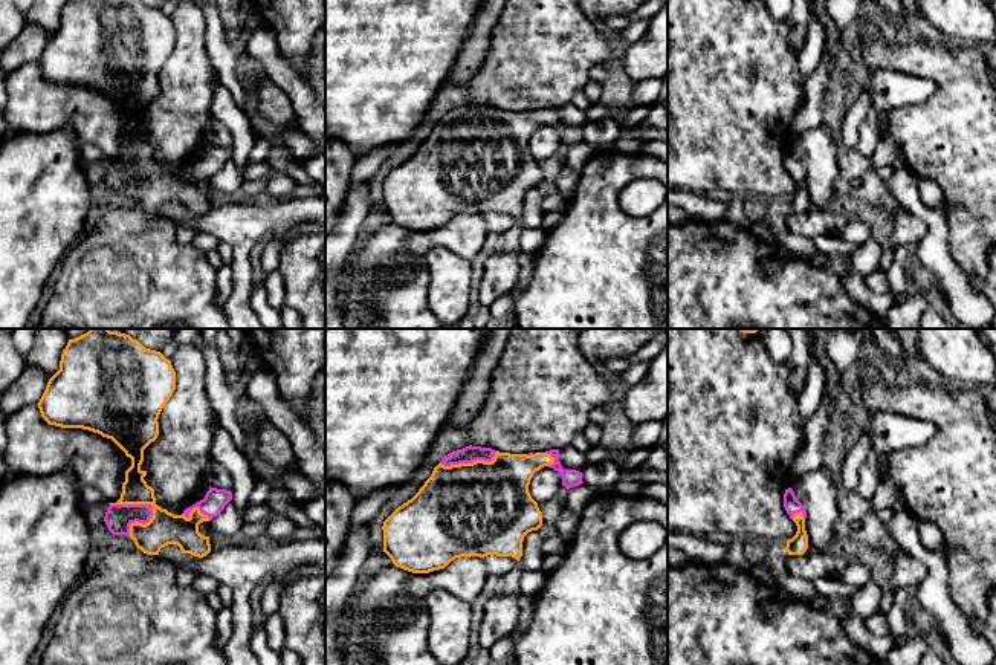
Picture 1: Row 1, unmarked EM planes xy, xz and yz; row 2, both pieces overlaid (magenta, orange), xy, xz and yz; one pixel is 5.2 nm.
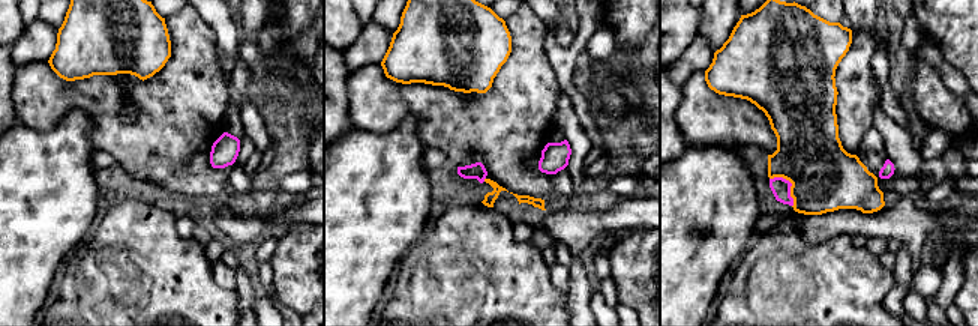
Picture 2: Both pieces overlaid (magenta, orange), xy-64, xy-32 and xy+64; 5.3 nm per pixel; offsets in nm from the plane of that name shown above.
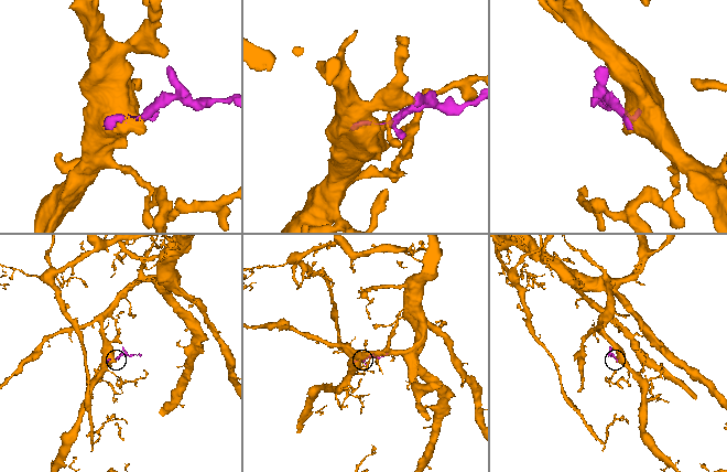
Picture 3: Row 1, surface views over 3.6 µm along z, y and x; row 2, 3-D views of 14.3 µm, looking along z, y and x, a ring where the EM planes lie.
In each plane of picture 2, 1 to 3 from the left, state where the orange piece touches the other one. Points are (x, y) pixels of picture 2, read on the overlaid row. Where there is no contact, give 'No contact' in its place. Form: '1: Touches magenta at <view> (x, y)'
1: No contact
2: Touches magenta at xy-32 (485, 178)
3: Touches magenta at xy+64 (791, 185)

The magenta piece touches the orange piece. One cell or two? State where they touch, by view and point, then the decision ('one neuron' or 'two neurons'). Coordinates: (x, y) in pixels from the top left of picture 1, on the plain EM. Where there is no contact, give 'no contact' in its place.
meets magenta in xy at (136, 162); one neuron

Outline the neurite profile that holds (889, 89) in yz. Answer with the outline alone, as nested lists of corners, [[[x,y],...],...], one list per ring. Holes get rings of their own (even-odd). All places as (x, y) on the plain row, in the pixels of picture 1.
[[[863,70],[863,90],[872,95],[872,104],[866,119],[860,125],[857,150],[872,157],[877,142],[877,121],[884,110],[897,110],[927,101],[936,92],[936,84],[929,78],[920,78],[895,70]]]

